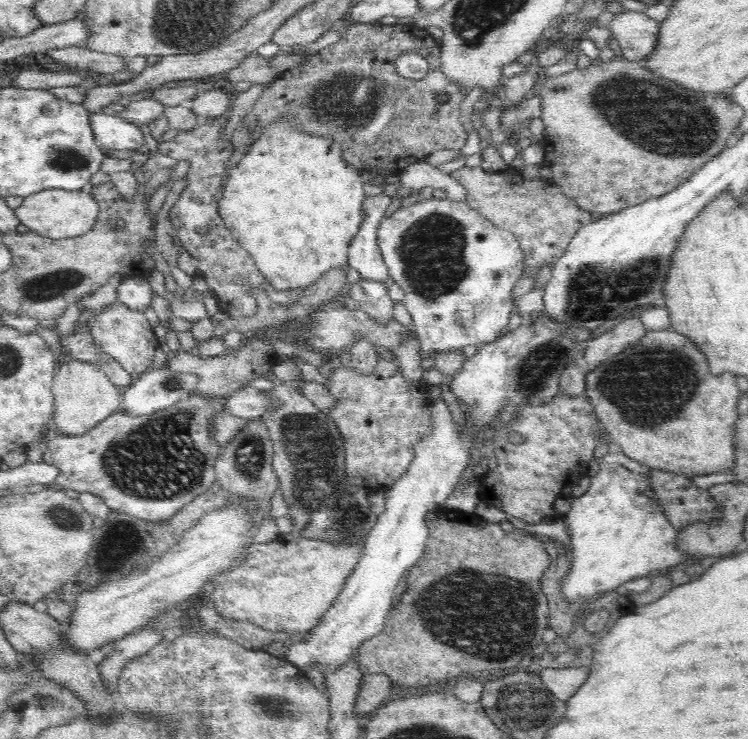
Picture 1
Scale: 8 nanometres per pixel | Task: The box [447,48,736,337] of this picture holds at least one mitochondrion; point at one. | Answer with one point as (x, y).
(656, 117)

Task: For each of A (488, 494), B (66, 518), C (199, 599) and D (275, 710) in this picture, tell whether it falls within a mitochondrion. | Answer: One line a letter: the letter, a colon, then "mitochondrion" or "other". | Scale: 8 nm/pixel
A: other
B: mitochondrion
C: other
D: mitochondrion

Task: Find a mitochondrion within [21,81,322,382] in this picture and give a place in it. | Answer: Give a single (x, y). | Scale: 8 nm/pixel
(68, 160)

